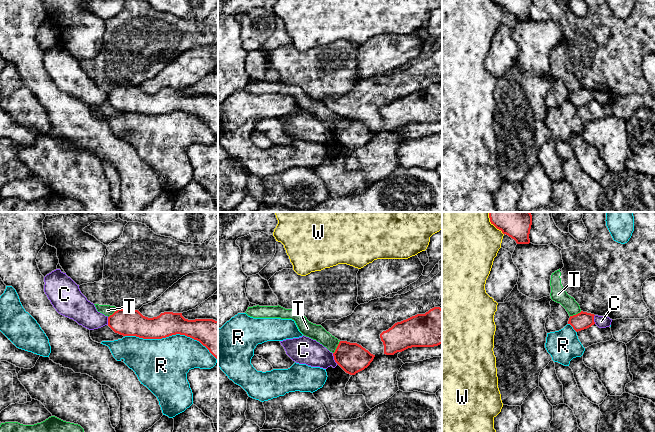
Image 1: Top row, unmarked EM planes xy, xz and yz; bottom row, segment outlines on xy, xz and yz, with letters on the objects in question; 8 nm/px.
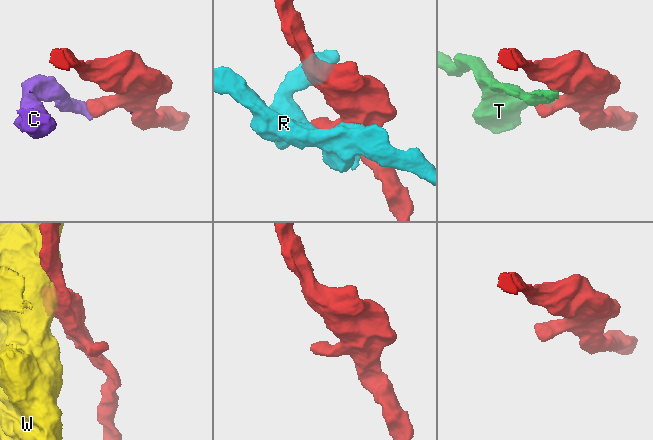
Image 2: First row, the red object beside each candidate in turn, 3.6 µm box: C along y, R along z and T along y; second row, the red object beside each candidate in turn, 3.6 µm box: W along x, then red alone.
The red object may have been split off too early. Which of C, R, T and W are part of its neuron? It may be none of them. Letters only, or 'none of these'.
none of these

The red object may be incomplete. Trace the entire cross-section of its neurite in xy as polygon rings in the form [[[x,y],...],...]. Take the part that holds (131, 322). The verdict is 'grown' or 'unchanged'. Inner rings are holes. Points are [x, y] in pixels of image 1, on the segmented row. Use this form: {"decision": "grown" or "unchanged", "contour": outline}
{"decision": "unchanged", "contour": [[[118,309],[108,317],[108,326],[120,335],[143,339],[185,335],[199,341],[218,361],[218,321],[213,319],[188,320],[173,312],[148,318],[138,310]]]}

